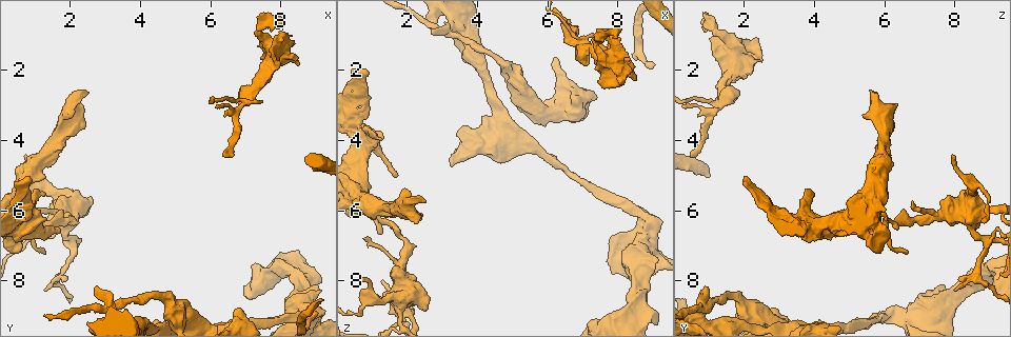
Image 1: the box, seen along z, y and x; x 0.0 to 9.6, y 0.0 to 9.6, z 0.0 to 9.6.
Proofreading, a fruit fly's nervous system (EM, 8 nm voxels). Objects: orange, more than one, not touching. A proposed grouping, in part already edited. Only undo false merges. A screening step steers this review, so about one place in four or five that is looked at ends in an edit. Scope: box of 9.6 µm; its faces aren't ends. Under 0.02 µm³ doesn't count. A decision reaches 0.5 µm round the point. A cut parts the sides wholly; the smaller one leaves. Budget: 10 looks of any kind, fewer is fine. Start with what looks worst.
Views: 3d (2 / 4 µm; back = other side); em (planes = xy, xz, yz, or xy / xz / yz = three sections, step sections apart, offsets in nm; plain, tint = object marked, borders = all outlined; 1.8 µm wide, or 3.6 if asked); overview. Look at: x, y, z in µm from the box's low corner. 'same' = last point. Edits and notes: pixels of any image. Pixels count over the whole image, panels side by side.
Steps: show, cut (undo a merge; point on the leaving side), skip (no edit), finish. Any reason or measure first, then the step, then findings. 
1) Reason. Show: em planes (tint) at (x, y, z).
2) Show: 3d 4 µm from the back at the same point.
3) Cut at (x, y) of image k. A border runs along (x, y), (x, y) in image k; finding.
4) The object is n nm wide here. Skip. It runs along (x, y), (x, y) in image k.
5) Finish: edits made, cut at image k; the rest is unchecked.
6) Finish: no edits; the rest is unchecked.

Four-way junction. Show: em planes (tint) at (0.70, 6.45, 4.05).

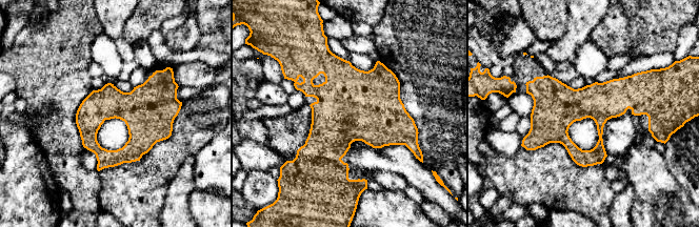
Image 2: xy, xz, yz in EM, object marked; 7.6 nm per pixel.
The object is 240 nm wide here. Skip. It runs along (648, 111), (567, 105), (526, 139) in image 2; all the same cell.

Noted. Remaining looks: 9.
Thick turns thin. Show: em 3.6 µm planes (borders) at (3.20, 8.75, 0.85).

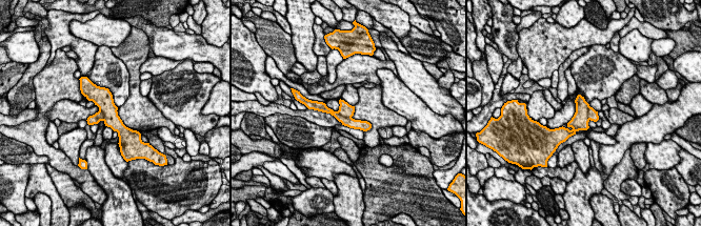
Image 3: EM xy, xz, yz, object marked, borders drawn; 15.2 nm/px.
Cut at (349, 122) of image 3. The part that leaves runs along (320, 104), (343, 121), (367, 126) in image 3; two cells meet here.

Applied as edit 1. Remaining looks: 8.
Show: overview.

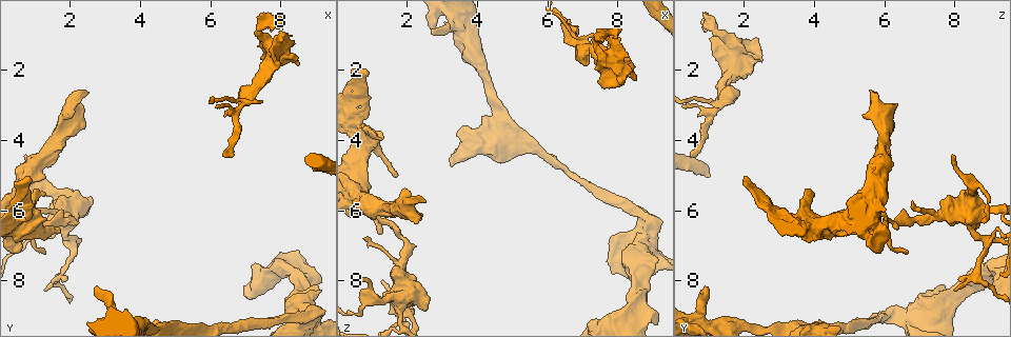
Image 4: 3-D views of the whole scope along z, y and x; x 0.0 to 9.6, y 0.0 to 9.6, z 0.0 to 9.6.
Arms run side by side. Show: 3d 2 µm from the back at (8.65, 8.00, 8.50).

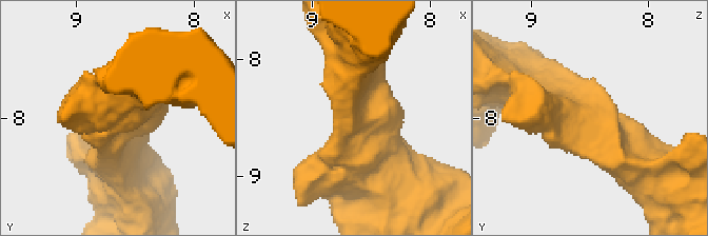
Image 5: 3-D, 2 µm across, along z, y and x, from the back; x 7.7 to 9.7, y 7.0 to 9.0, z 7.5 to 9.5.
4 arms meet here. Show: em planes (borders) at (8.58, 8.00, 8.46).

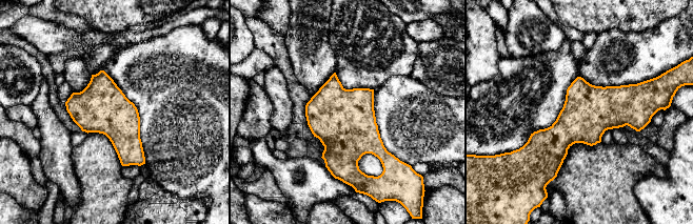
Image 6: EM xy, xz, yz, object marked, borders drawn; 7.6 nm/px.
The object is 380 nm wide here. Skip. Continuous, no second cell.

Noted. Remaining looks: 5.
Calibre changes. Show: 3d 4 µm from the back at (1.80, 5.95, 8.75).

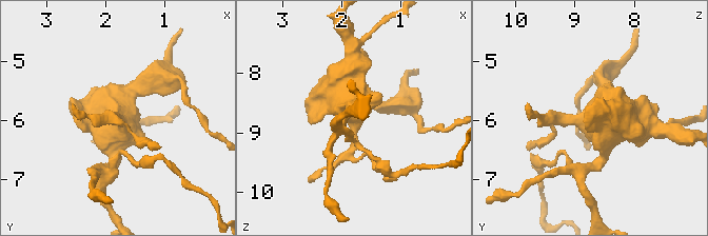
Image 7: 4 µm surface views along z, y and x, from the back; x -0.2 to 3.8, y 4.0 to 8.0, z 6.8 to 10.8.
Need the tissue. Show: em 3.6 µm planes (tint) at (1.80, 6.00, 8.70).

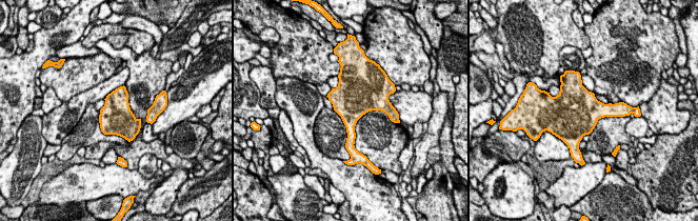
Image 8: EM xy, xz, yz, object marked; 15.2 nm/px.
Skip. Continuous, no second cell.

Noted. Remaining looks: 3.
Finish: edits made, cut at image 3; the rest is unchecked.

